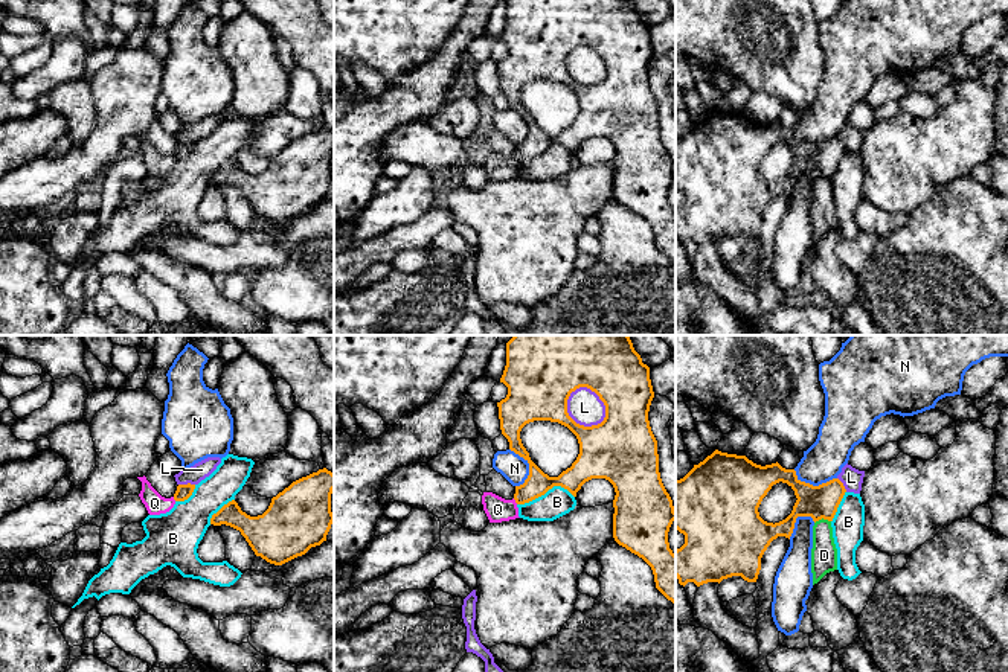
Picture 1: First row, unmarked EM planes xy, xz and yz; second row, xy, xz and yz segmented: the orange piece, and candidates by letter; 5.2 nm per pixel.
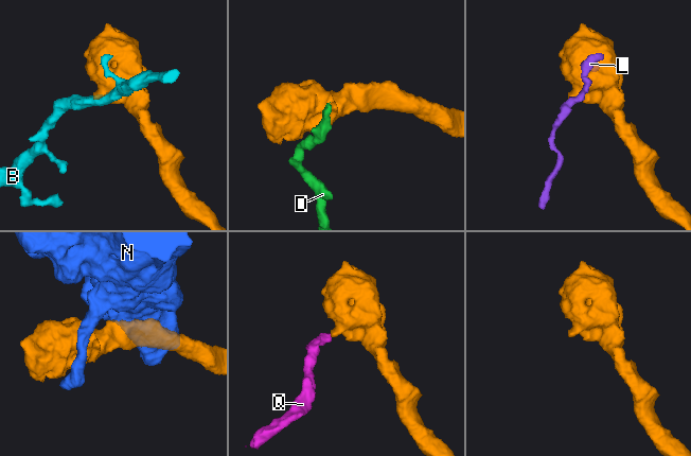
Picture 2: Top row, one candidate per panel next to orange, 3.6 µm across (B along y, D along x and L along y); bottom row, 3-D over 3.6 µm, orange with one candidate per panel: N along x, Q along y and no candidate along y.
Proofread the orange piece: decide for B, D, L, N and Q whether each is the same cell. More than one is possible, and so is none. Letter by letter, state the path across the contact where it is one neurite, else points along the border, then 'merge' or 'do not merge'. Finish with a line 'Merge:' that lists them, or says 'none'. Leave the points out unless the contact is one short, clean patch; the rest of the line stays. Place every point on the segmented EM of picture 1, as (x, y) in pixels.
B: do not merge
D: do not merge
L: do not merge
N: do not merge
Q: border along xz (513, 499), (517, 503); do not merge
Merge: none

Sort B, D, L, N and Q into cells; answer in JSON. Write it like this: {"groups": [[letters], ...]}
{"groups": [["B"], ["D", "Q"], ["L"], ["N"]]}

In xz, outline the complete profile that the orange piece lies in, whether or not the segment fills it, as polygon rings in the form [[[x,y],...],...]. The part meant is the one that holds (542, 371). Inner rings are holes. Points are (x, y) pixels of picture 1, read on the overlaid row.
[[[514,335],[506,343],[506,366],[500,378],[508,387],[505,399],[497,402],[502,434],[509,442],[509,450],[529,463],[529,475],[523,485],[515,486],[517,504],[529,503],[544,495],[554,486],[567,489],[573,497],[581,486],[592,478],[605,478],[615,488],[613,500],[613,538],[615,541],[642,558],[653,570],[656,588],[676,605],[676,555],[669,549],[668,532],[676,520],[673,500],[666,492],[660,472],[657,440],[651,431],[648,411],[654,398],[650,367],[642,363],[628,335]],[[587,387],[595,392],[605,405],[605,418],[601,424],[584,427],[567,413],[567,399],[572,392]],[[534,421],[551,421],[567,427],[578,439],[579,454],[570,468],[558,477],[544,474],[529,457],[522,443],[522,428]]]

